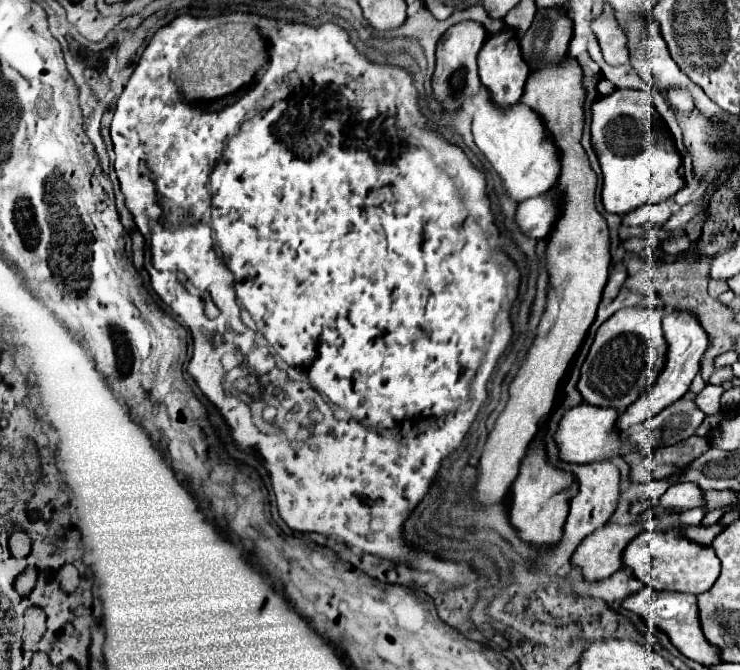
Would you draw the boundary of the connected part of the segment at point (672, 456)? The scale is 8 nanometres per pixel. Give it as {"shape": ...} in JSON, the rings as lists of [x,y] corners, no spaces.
{"shape":[[[689,437],[667,449],[657,449],[651,455],[645,455],[639,463],[631,465],[629,479],[631,483],[647,483],[653,479],[667,479],[681,471],[683,465],[699,457],[709,449],[705,437]]]}

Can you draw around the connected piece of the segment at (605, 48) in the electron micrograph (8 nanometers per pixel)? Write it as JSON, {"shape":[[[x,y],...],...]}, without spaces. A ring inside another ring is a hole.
{"shape":[[[615,11],[603,13],[599,19],[591,23],[591,29],[599,41],[603,59],[609,65],[625,65],[629,63],[629,51],[627,51],[627,35],[621,31],[615,19]]]}

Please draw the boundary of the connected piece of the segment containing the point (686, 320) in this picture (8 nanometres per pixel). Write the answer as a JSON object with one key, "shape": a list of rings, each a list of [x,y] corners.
{"shape":[[[671,311],[669,315],[665,315],[663,317],[663,337],[667,341],[665,369],[659,373],[655,385],[645,389],[641,393],[641,397],[633,405],[629,405],[629,409],[625,409],[619,415],[619,421],[617,421],[617,431],[619,433],[627,433],[631,427],[639,425],[641,421],[647,421],[649,417],[657,415],[661,409],[665,409],[671,403],[675,403],[677,399],[681,399],[687,393],[687,389],[689,389],[691,381],[695,379],[695,375],[699,373],[699,361],[701,361],[701,355],[707,349],[707,333],[703,331],[703,327],[695,319],[695,315],[693,313],[683,313],[683,311]]]}

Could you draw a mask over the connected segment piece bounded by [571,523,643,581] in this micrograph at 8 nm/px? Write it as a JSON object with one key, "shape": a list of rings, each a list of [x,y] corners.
{"shape":[[[607,523],[581,541],[571,557],[571,565],[581,571],[585,581],[603,581],[621,569],[623,549],[641,531],[641,523]]]}

